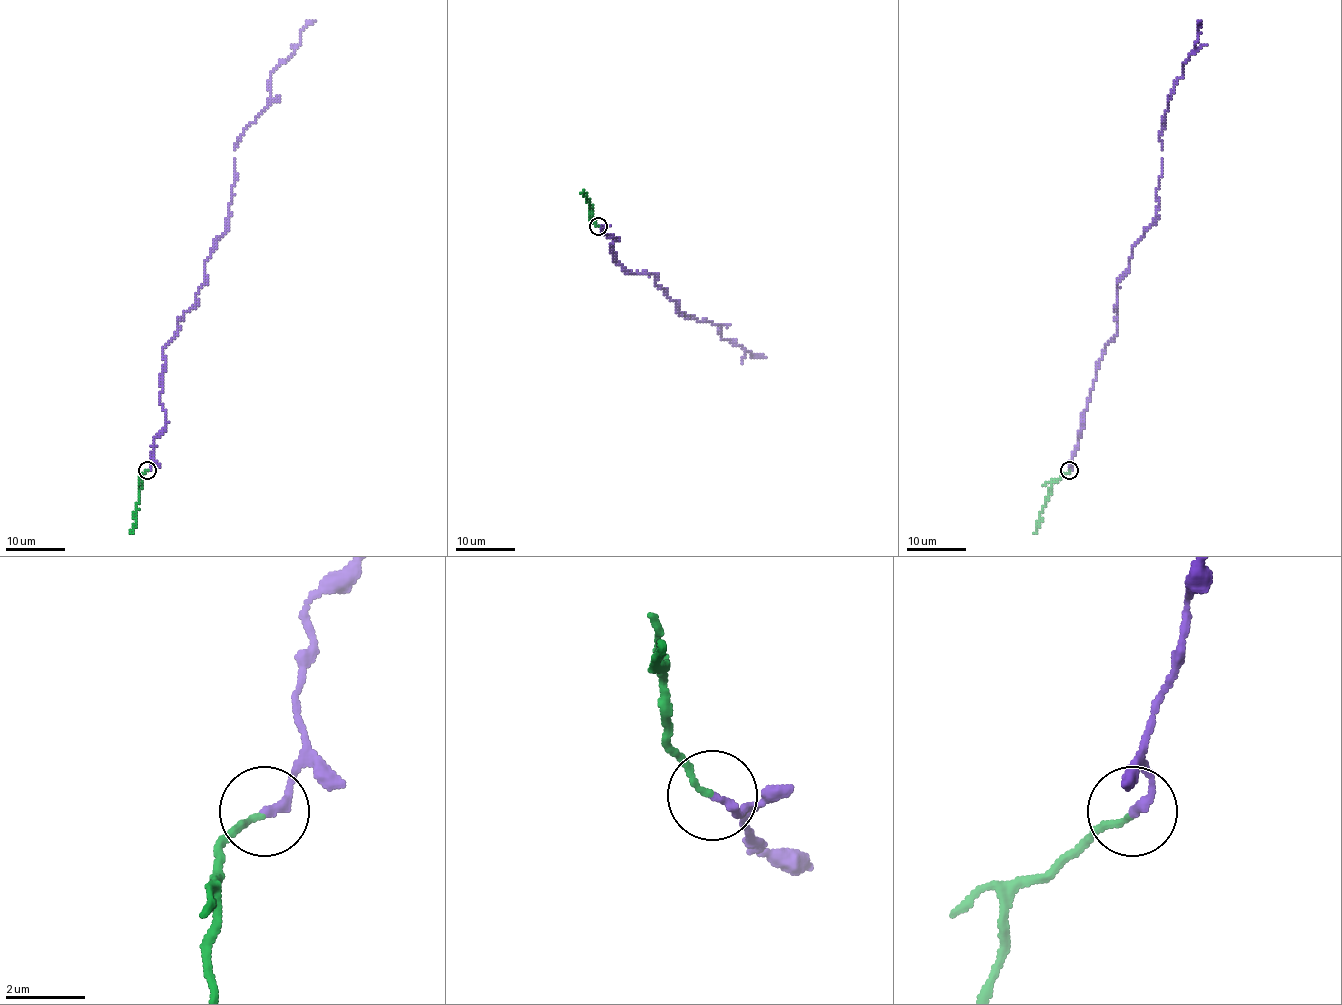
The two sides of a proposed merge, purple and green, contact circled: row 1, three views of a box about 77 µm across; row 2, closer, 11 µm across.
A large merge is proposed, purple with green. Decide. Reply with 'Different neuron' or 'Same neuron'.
Same neuron

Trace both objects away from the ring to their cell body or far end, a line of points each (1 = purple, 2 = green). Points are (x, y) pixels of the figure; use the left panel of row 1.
1: (147, 471), (166, 417), (163, 348), (226, 230), (235, 144), (315, 22)
2: (147, 471), (139, 483), (139, 501), (132, 532)

